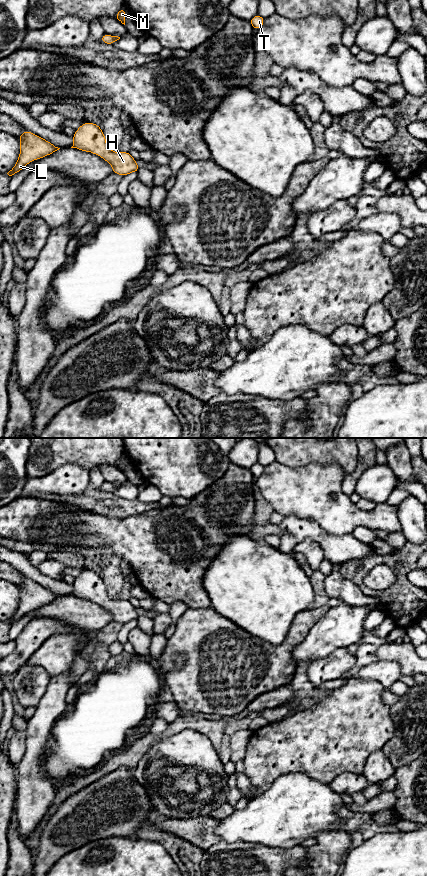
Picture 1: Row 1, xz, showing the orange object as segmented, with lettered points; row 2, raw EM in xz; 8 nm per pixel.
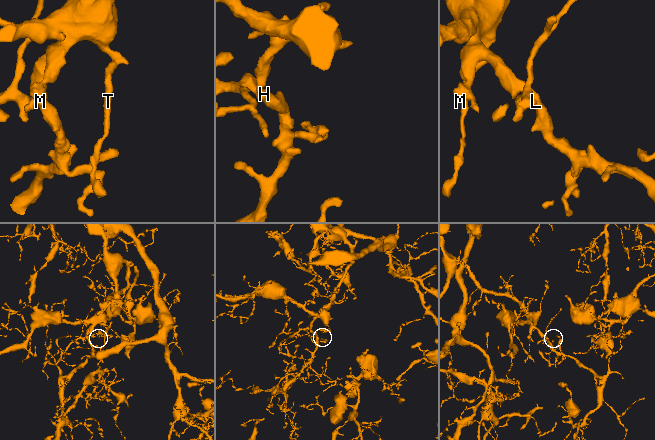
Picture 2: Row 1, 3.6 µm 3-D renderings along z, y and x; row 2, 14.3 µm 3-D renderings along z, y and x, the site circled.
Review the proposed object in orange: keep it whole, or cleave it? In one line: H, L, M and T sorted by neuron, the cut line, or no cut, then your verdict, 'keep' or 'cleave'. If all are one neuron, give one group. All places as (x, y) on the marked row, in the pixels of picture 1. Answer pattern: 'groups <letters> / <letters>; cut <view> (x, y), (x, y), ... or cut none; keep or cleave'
groups H L M T; cut none; keep

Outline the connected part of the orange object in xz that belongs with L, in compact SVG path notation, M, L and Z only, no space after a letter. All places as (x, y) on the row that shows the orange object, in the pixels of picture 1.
M27 130L18 139L20 141L20 154L15 166L7 173L9 176L18 173L32 161L41 159L60 149Z

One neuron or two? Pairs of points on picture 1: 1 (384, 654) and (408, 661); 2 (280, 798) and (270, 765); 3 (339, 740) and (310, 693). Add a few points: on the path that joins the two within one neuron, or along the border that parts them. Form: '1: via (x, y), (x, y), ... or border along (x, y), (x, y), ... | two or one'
1: via (390, 654), (402, 655) | one
2: border along (298, 773), (280, 775), (266, 789), (257, 794) | two
3: border along (329, 690), (311, 707), (295, 713) | two

